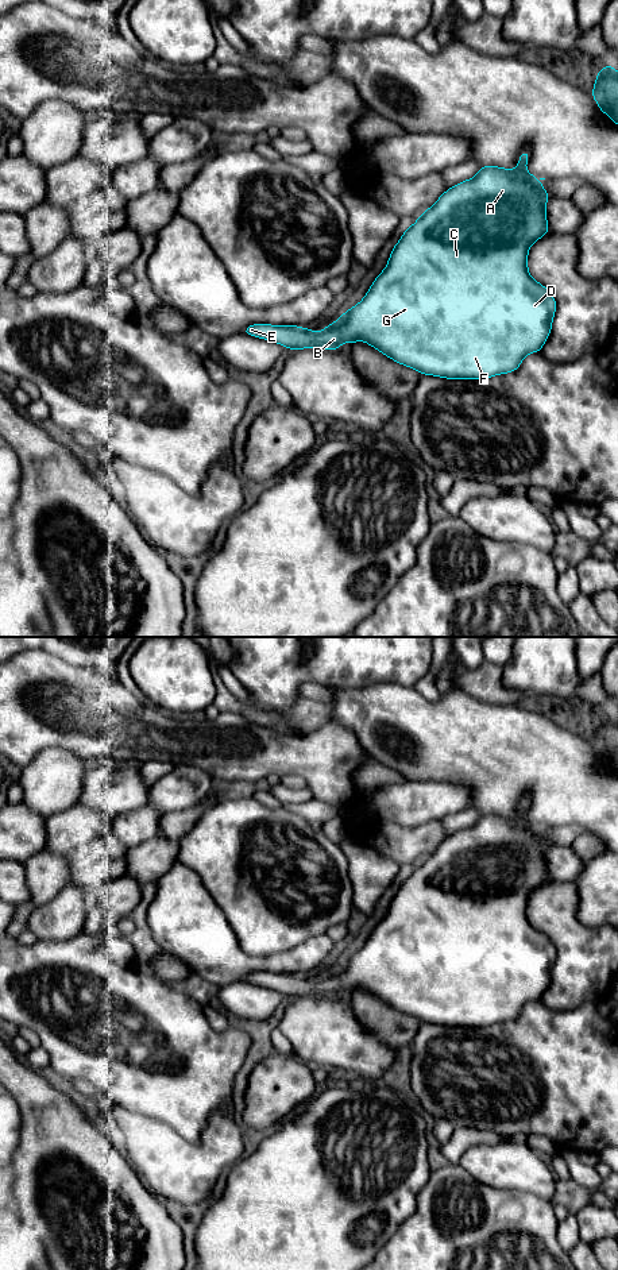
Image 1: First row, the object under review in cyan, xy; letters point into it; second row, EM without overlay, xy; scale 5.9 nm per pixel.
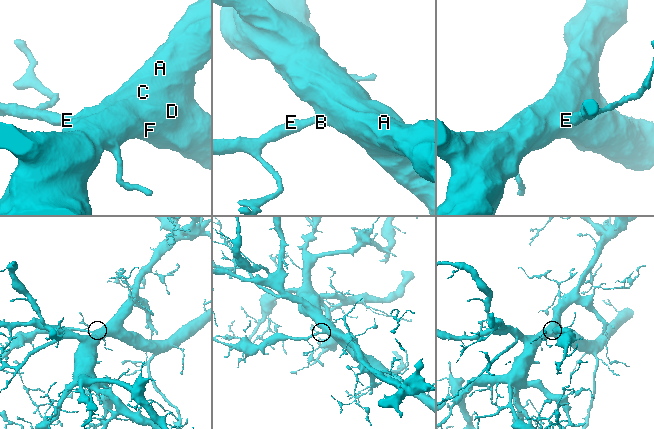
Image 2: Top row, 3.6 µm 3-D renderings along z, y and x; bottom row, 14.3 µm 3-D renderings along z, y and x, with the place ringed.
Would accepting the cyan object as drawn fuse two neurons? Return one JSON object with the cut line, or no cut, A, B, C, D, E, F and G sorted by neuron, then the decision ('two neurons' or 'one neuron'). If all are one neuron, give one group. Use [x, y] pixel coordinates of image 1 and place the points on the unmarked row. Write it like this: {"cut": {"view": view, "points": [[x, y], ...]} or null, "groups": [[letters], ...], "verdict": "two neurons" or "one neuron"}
{"cut": null, "groups": [["A", "B", "C", "D", "E", "F", "G"]], "verdict": "one neuron"}

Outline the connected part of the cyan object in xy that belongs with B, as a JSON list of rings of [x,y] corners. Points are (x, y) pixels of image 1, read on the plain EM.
[[[524,798],[514,818],[482,814],[474,826],[443,841],[401,884],[387,914],[364,946],[325,977],[312,980],[297,973],[252,972],[242,981],[275,989],[293,999],[306,995],[340,997],[341,991],[349,989],[352,993],[363,988],[420,1022],[448,1027],[484,1027],[514,1020],[528,1001],[540,1000],[552,978],[556,960],[555,945],[528,919],[530,893],[549,881],[545,852],[551,846],[537,829],[540,825],[526,819],[528,807],[529,798]]]

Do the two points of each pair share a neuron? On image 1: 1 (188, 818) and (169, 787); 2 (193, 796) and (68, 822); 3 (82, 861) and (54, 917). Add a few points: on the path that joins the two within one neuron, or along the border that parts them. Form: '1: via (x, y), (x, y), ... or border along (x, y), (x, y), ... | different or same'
1: via (180, 810), (174, 805), (174, 795) | same
2: via (162, 813), (99, 822) | same
3: via (80, 875), (80, 887), (64, 903) | same

